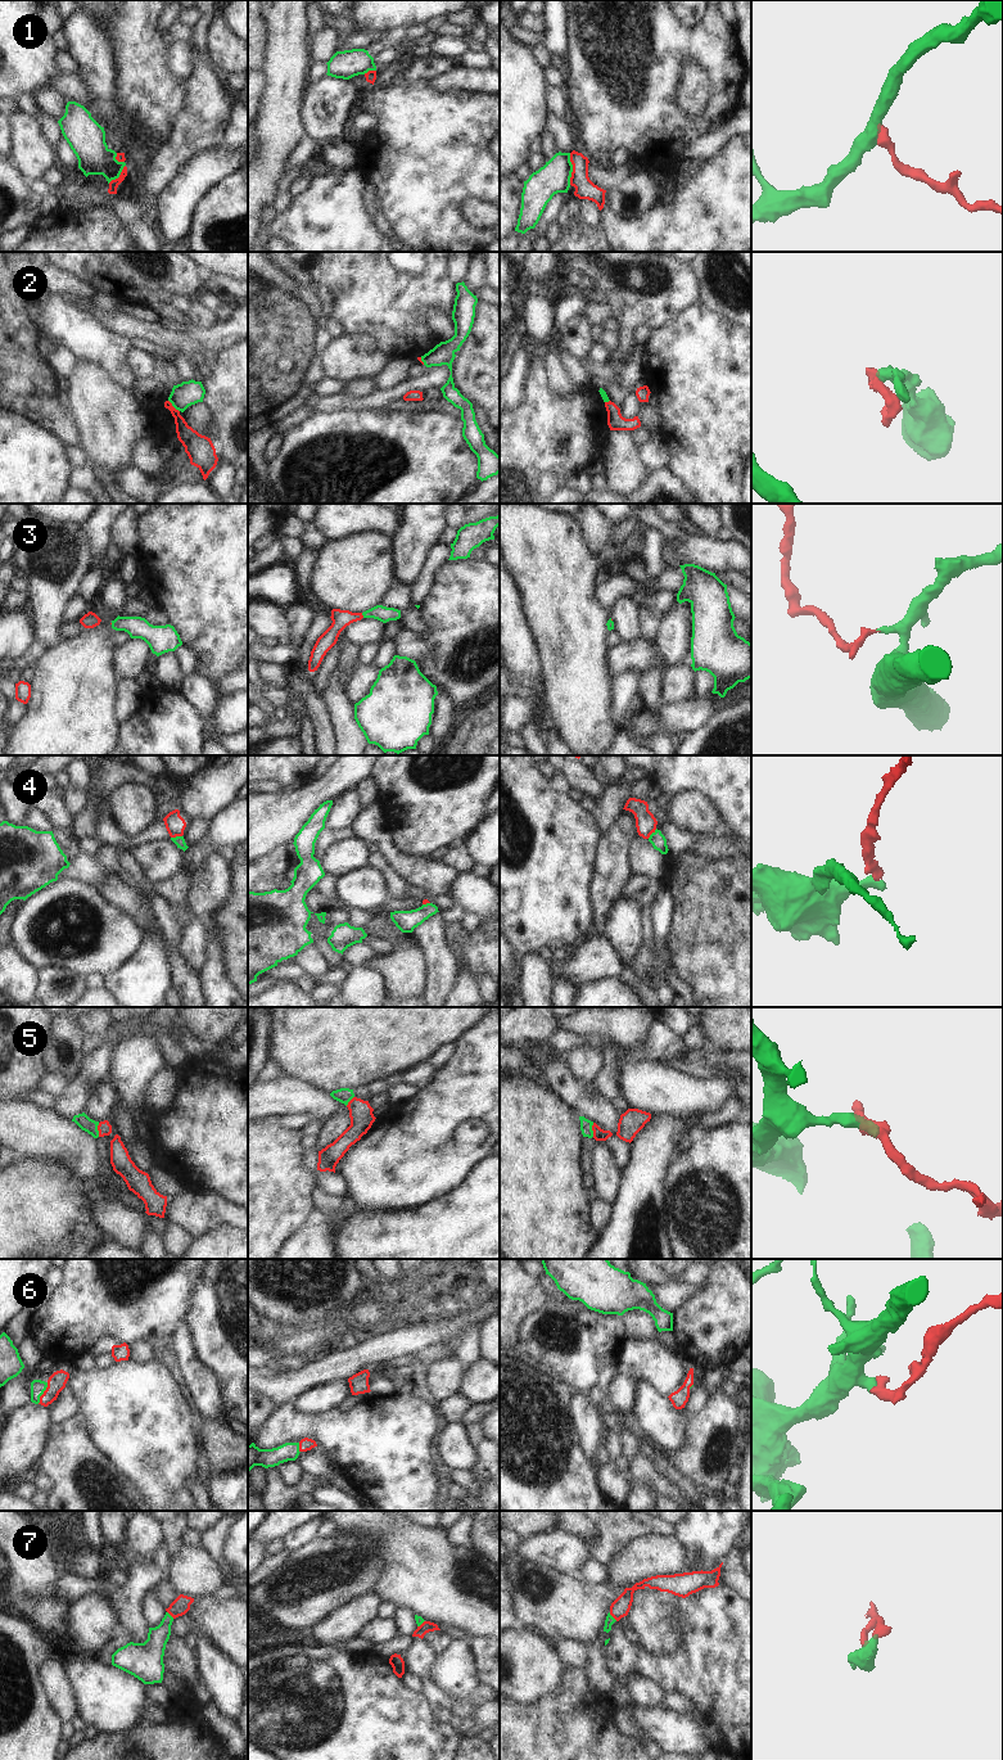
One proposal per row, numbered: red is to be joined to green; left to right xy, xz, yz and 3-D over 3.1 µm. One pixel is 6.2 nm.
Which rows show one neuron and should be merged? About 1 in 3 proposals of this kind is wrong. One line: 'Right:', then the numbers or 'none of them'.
Right: 3, 5, 6, 7.

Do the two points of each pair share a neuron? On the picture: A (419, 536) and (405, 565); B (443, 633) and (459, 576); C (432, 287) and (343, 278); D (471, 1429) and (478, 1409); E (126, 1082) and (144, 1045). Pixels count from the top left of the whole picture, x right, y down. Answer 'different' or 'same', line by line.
A: same
B: same
C: same
D: same
E: same

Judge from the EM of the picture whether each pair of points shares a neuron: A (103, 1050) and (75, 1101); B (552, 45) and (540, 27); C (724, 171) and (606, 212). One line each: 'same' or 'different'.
A: same
B: different
C: same

